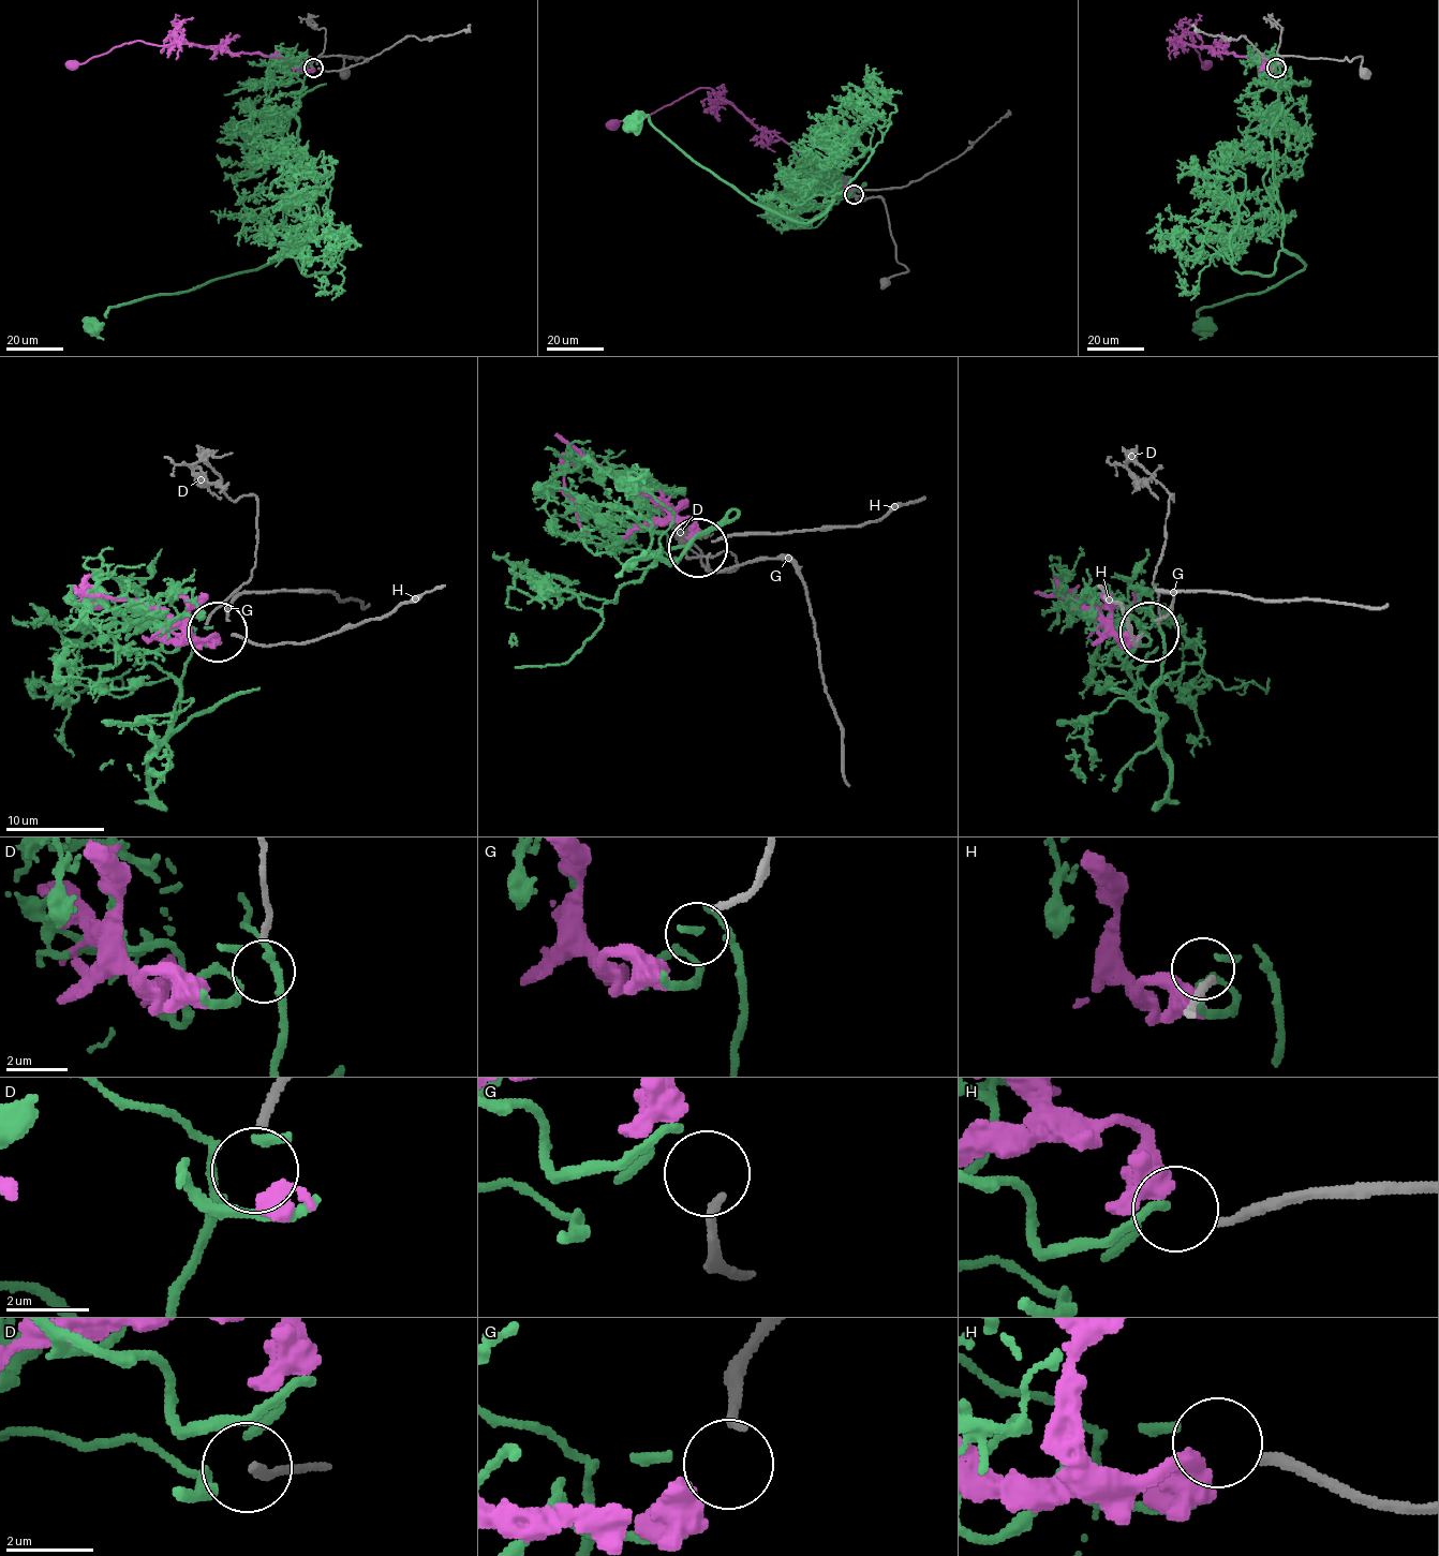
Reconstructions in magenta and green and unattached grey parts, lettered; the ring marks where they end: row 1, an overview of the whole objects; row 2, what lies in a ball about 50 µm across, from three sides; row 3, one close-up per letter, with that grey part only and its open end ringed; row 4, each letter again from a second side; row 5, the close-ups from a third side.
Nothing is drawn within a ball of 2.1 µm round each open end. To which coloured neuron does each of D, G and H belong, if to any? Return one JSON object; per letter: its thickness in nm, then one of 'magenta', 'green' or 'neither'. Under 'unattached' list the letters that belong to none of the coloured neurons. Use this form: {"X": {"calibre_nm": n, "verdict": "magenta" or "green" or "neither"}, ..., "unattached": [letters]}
{"D": {"calibre_nm": 200, "verdict": "green"}, "G": {"calibre_nm": 240, "verdict": "neither"}, "H": {"calibre_nm": 240, "verdict": "magenta"}, "unattached": ["G"]}

